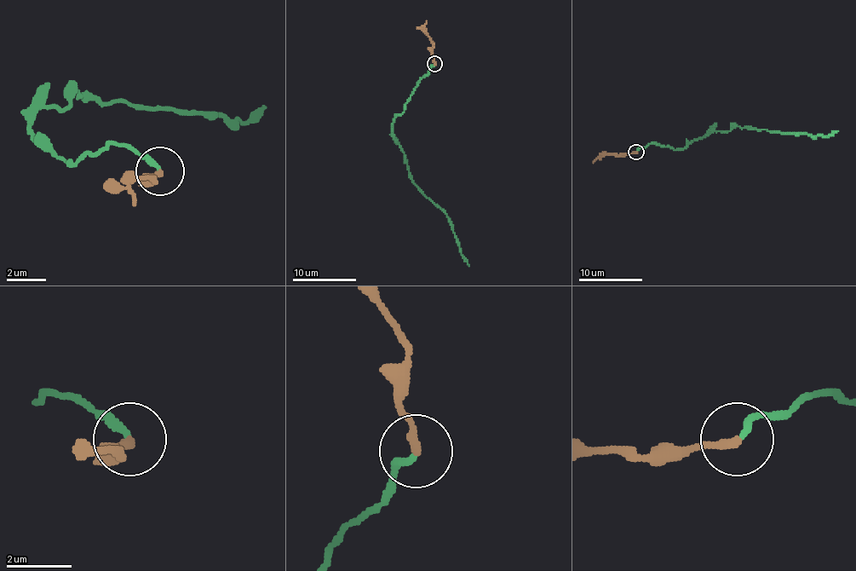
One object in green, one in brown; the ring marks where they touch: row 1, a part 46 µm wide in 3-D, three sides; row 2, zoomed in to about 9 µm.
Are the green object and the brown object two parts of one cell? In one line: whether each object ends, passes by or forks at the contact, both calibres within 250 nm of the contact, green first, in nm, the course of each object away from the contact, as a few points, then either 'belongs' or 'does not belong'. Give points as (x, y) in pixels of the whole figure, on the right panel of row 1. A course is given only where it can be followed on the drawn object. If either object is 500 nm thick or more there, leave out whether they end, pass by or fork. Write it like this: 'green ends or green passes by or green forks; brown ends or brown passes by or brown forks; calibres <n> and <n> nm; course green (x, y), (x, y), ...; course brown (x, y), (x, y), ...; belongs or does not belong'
green ends; brown ends; calibres 240 and 260 nm; course green (637, 152), (653, 143), (681, 150), (691, 141), (737, 126), (824, 135), (832, 135), (838, 131); course brown (635, 152), (600, 154), (593, 163); does not belong

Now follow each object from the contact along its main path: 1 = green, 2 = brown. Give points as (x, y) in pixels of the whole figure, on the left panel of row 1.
1: (158, 170), (114, 145), (71, 164), (36, 135), (31, 116), (66, 106), (75, 91), (237, 121), (267, 106)
2: (158, 170), (153, 180), (134, 180), (134, 204)

